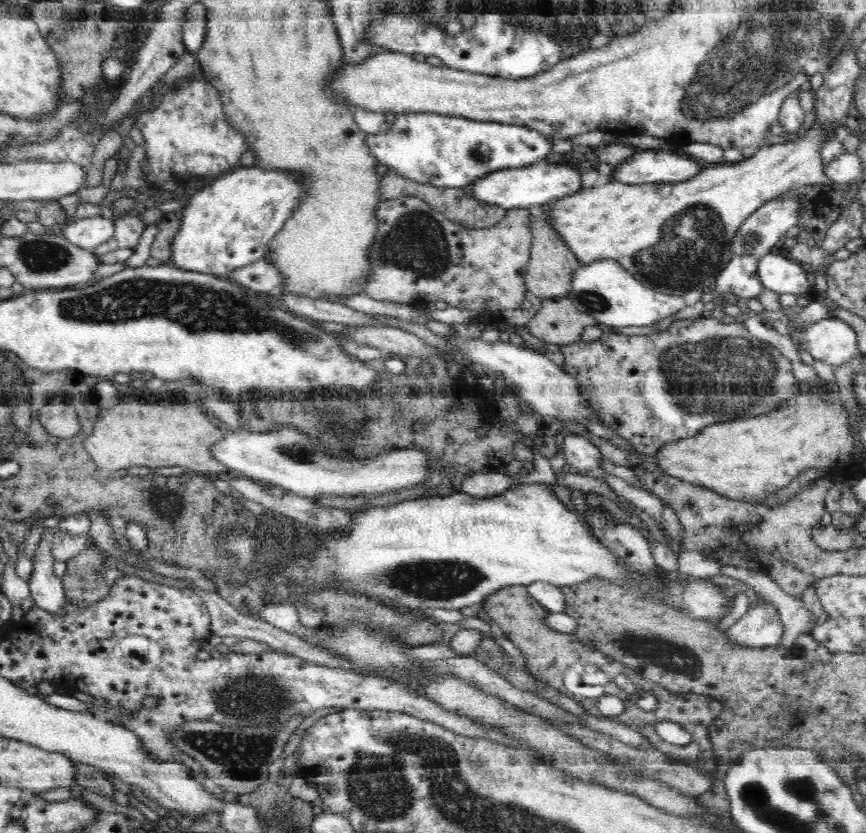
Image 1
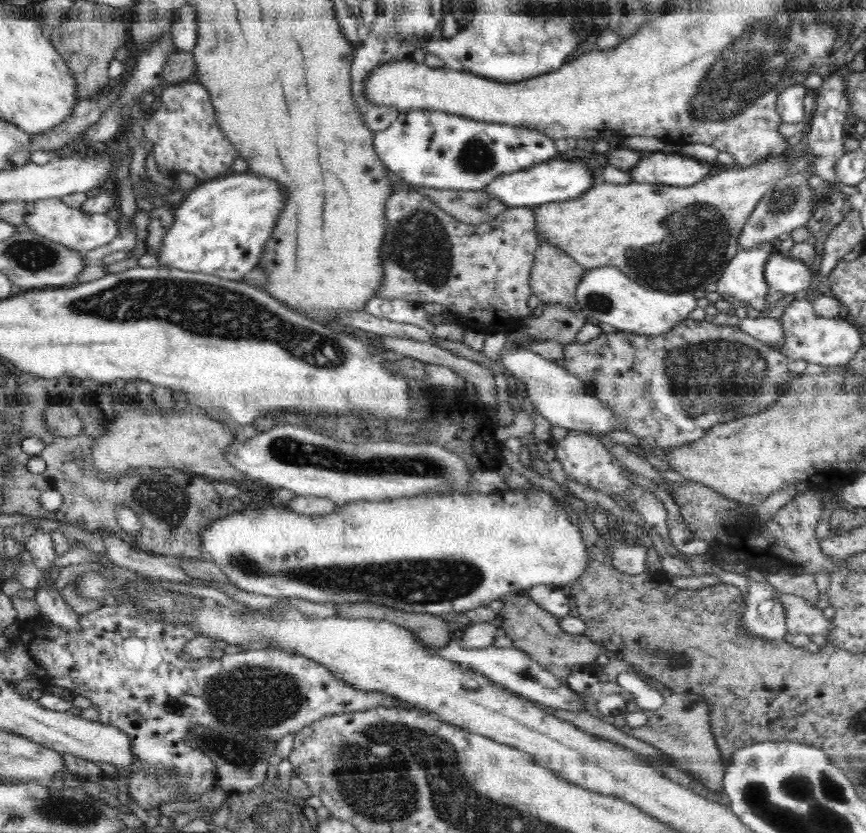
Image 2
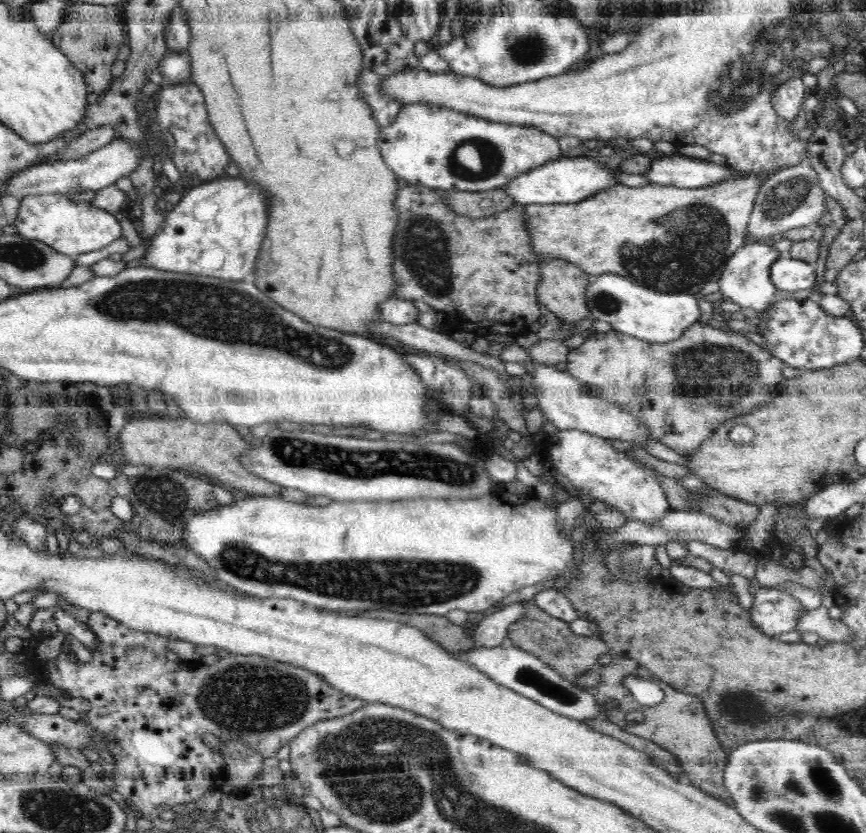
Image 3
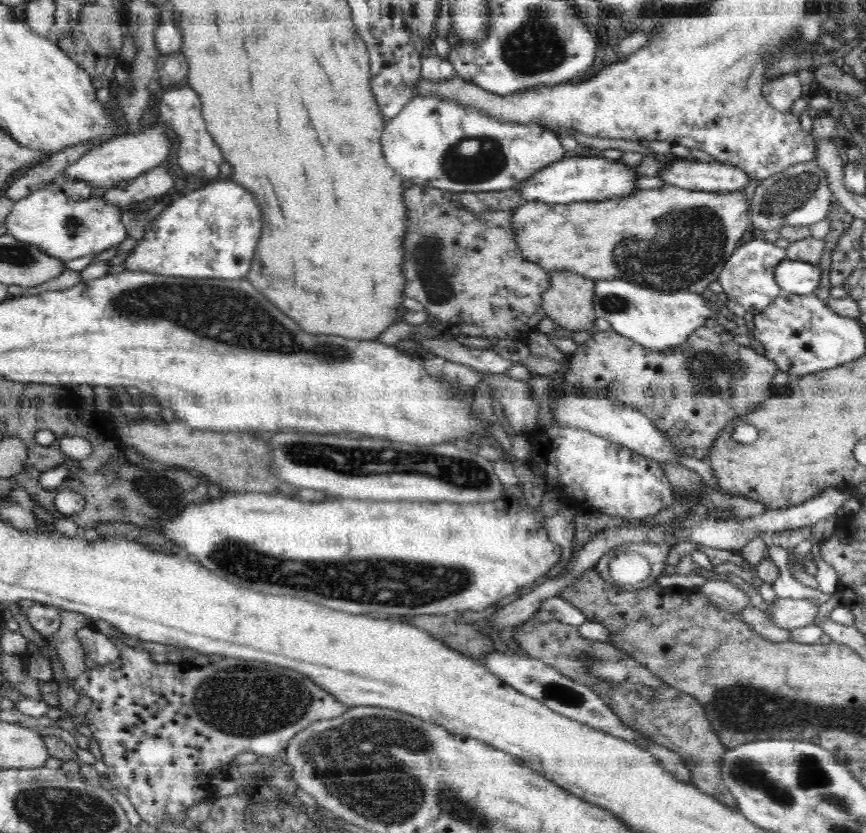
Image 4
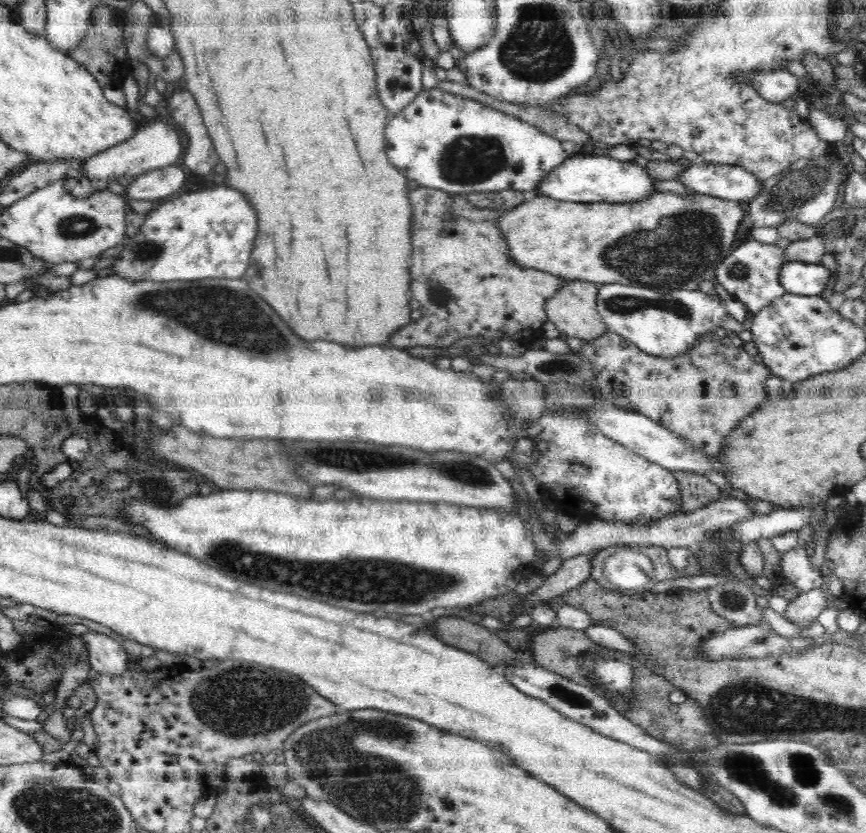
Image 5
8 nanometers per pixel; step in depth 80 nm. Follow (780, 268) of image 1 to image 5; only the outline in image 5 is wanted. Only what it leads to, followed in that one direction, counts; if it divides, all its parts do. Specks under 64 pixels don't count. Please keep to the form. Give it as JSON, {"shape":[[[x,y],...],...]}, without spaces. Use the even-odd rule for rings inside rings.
{"shape":[[[788,261],[780,270],[779,281],[787,293],[816,296],[826,288],[830,275],[819,263]]]}

